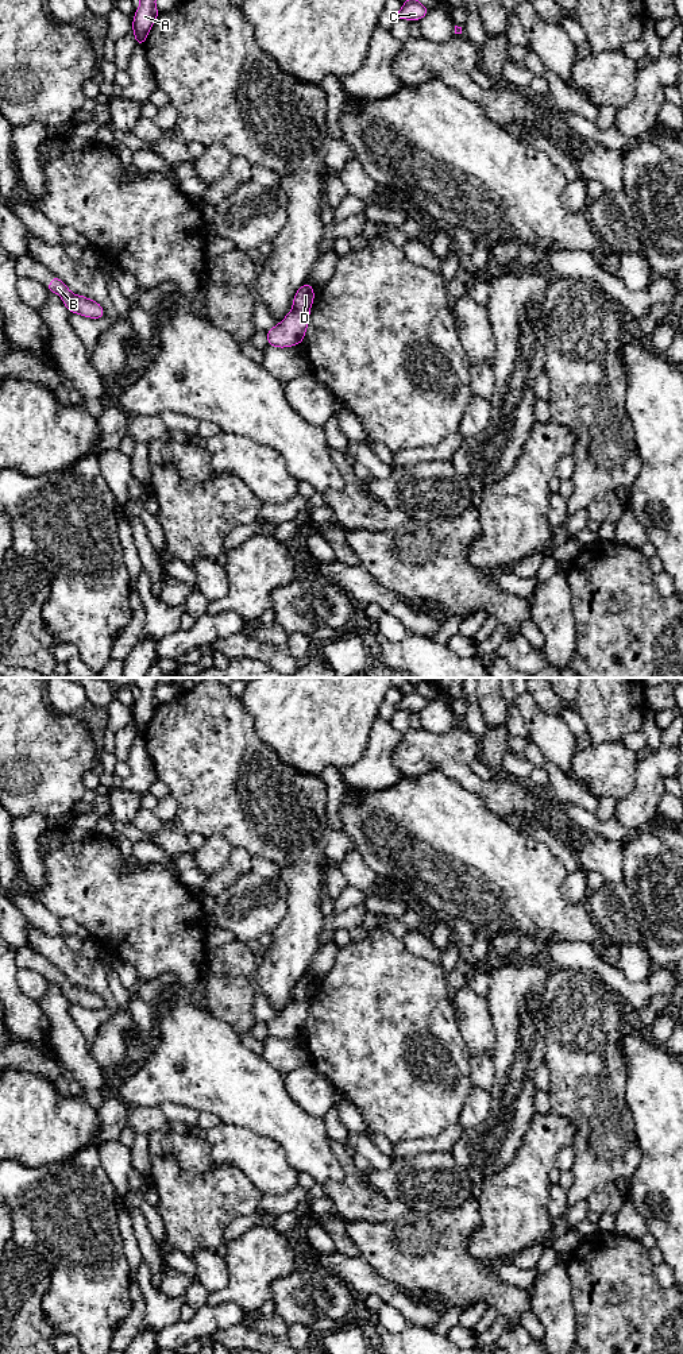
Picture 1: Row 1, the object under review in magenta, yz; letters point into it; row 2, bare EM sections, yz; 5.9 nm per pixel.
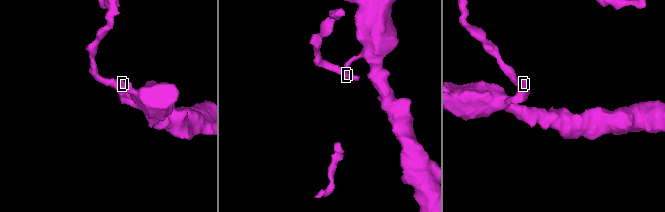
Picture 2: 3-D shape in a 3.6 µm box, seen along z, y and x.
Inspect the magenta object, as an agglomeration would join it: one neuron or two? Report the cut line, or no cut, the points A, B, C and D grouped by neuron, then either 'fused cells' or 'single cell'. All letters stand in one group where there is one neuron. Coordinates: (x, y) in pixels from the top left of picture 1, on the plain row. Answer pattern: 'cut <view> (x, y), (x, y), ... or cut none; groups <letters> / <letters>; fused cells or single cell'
cut yz (293, 999), (309, 1000); groups A C D / B; fused cells

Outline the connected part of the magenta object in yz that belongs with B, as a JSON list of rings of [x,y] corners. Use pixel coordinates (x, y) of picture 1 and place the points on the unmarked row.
[[[57,967],[53,968],[46,980],[47,983],[59,985],[70,1004],[78,1004],[89,1010],[101,1010],[105,1007],[104,1000],[99,994],[89,991],[85,987],[73,985]]]

